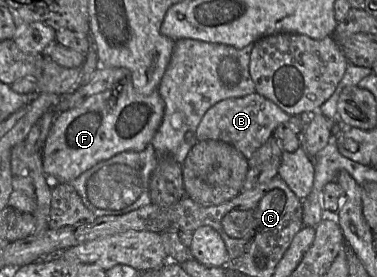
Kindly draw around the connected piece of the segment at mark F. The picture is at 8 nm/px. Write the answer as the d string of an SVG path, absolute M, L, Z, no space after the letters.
M114 68L109 88L87 98L80 105L56 114L49 134L42 147L42 167L48 179L68 183L97 163L121 152L140 152L151 143L164 115L164 102L158 90L149 95L138 93L132 83L131 73L126 68Z

